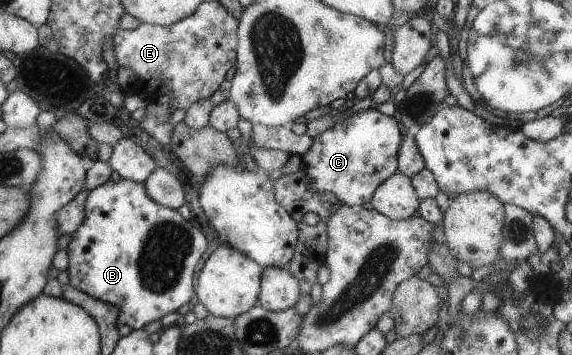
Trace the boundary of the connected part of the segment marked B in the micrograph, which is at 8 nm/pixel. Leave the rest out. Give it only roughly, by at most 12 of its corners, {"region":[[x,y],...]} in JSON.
{"region":[[142,182],[91,190],[69,286],[121,337],[192,299],[208,246]]}

